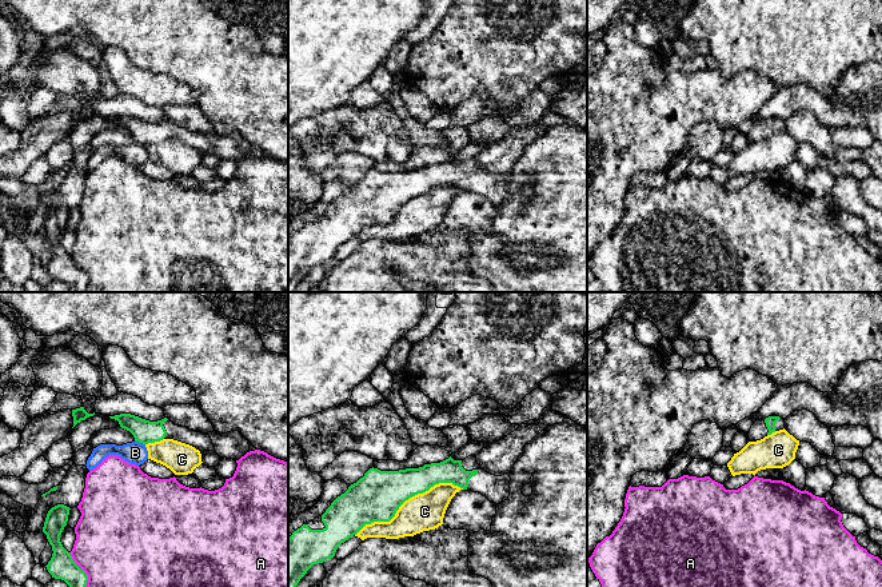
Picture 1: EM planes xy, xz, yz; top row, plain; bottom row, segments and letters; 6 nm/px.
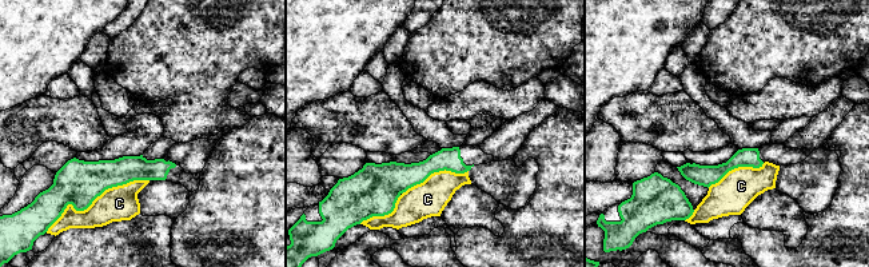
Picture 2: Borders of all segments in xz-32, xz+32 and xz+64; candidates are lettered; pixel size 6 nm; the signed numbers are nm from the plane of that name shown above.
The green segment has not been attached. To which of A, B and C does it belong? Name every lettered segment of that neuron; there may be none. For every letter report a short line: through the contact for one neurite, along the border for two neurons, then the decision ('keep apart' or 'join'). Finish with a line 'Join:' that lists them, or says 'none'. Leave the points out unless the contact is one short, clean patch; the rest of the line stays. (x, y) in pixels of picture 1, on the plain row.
A: keep apart
B: keep apart
C: keep apart
Join: none

